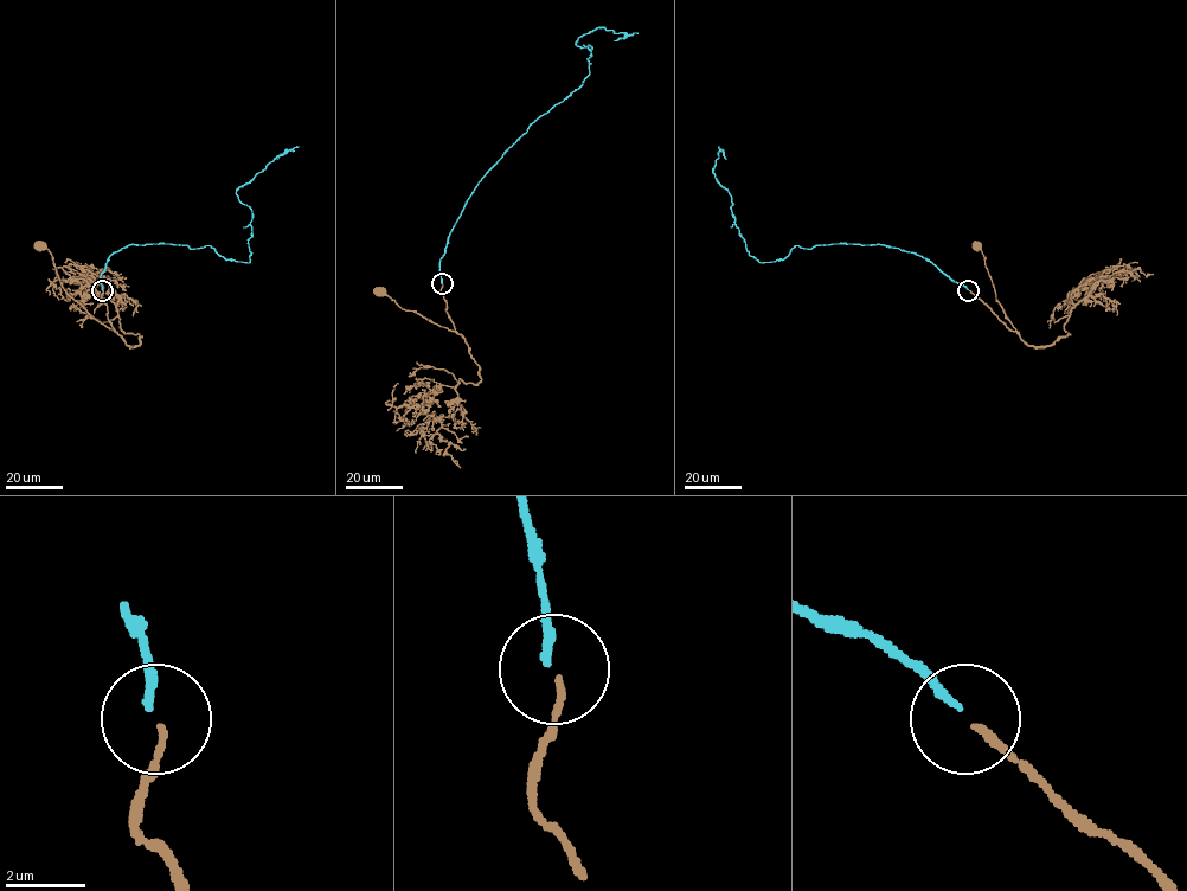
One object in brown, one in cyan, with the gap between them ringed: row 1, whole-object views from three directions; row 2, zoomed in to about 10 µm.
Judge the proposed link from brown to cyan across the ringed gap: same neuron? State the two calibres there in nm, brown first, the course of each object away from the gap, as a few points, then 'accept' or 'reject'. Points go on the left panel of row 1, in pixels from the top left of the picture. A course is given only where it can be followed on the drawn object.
160 nm thick on the brown side, 190 nm on the other; brown runs (102, 290), (101, 297), (115, 332), (92, 318), (66, 292), (50, 251), (40, 247); cyan runs (102, 289), (108, 257), (130, 244), (210, 245), (249, 263), (251, 211), (236, 191), (275, 159); accept

